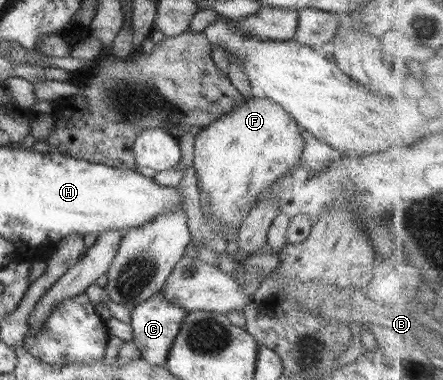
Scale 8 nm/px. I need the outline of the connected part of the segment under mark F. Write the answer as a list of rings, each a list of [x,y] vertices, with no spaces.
[[[267,97],[244,99],[231,113],[194,132],[196,138],[192,167],[199,177],[199,185],[211,198],[212,212],[215,213],[215,218],[207,219],[213,231],[227,239],[225,231],[237,233],[242,219],[257,205],[256,197],[298,164],[304,150],[304,137],[295,119]]]

